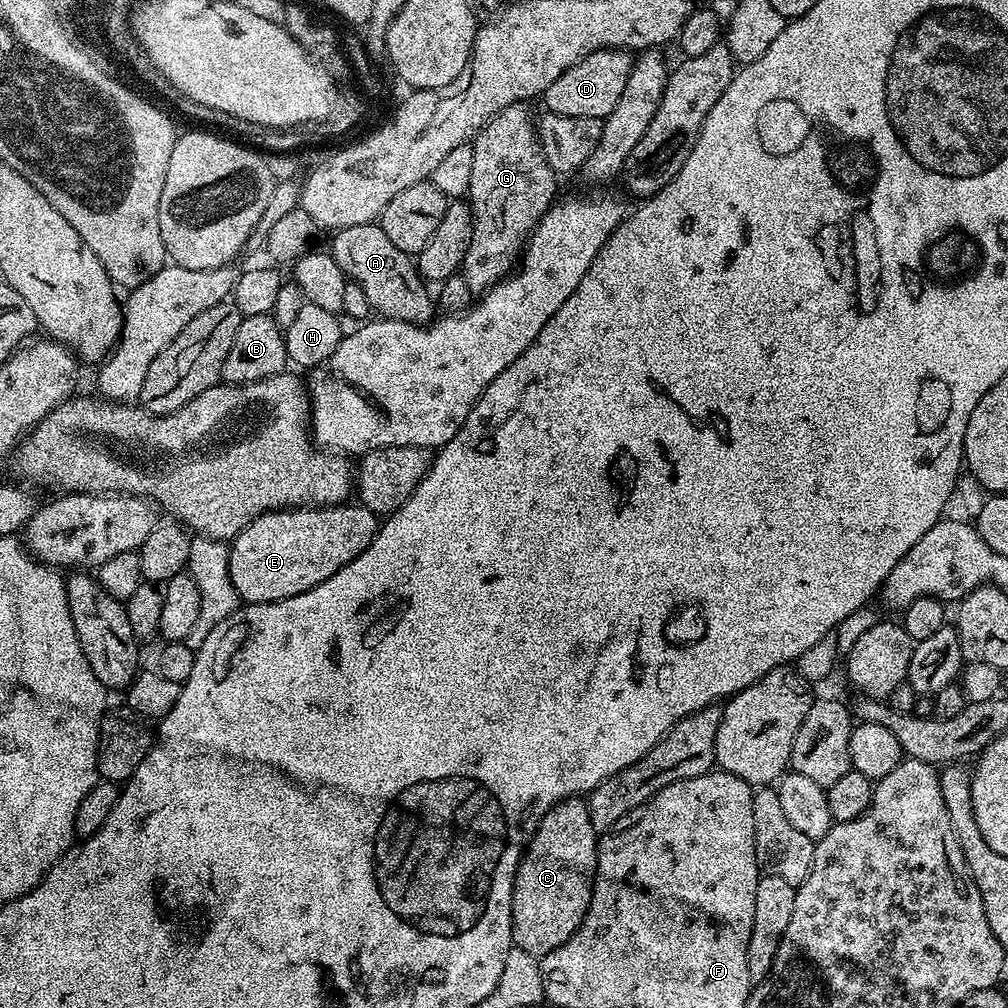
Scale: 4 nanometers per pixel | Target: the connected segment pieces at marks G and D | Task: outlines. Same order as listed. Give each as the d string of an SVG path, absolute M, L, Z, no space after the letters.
M524 104L506 106L471 141L474 150L472 172L470 174L470 190L466 200L472 207L472 237L466 250L462 274L466 278L466 286L474 294L483 294L493 288L499 280L513 271L514 265L522 255L522 249L528 243L536 223L548 213L557 199L556 180L558 174L546 162L544 151L540 149L540 137L534 116L527 112Z
M603 48L582 58L562 78L558 78L542 97L547 111L570 118L598 118L603 120L618 106L622 90L626 90L626 78L630 78L634 67L634 56L623 48Z

